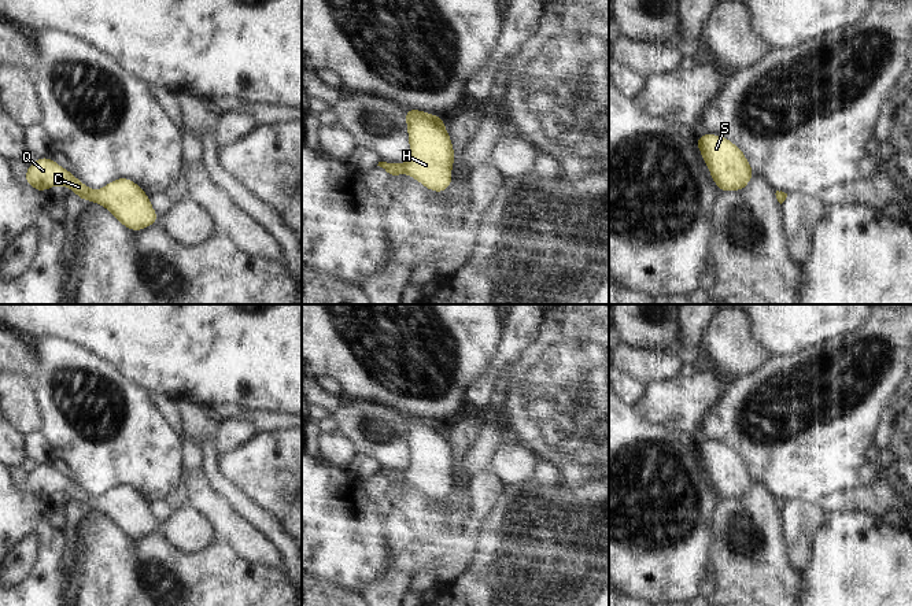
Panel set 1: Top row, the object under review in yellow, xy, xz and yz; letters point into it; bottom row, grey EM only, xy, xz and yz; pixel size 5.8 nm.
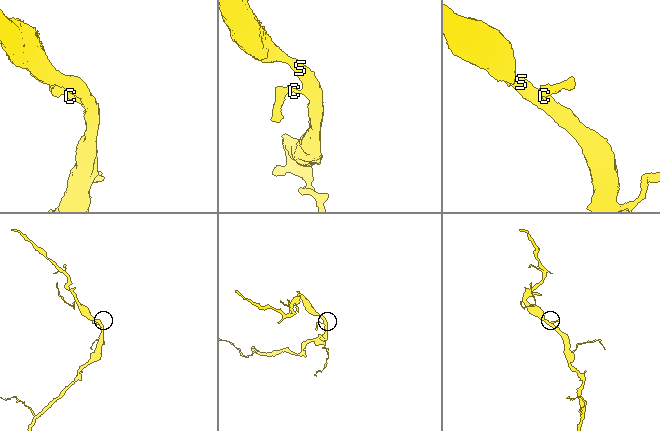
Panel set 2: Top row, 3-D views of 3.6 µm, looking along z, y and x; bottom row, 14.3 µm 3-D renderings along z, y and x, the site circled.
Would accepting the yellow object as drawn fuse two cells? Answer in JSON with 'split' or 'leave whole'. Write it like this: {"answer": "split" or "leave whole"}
{"answer": "leave whole"}

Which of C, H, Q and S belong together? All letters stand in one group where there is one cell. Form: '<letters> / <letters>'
C H Q S

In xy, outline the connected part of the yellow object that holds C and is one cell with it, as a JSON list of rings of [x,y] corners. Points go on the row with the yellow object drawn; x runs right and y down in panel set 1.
[[[38,158],[27,167],[26,182],[41,192],[53,185],[69,186],[78,197],[104,206],[130,230],[141,230],[158,222],[158,214],[152,210],[149,196],[132,180],[119,177],[96,192],[55,160]]]

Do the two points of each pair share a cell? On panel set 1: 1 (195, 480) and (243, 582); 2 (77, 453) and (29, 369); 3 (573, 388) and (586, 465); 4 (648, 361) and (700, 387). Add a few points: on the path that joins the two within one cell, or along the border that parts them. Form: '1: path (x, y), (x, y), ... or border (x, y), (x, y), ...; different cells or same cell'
1: border (216, 539), (253, 562); different cells
2: border (34, 344), (37, 365), (36, 376), (32, 381); different cells
3: path (586, 407), (586, 446); same cell
4: border (682, 373), (664, 381), (652, 381), (648, 385); different cells

